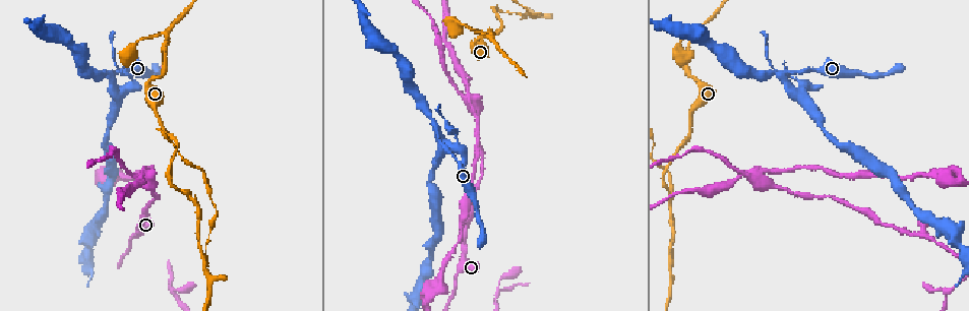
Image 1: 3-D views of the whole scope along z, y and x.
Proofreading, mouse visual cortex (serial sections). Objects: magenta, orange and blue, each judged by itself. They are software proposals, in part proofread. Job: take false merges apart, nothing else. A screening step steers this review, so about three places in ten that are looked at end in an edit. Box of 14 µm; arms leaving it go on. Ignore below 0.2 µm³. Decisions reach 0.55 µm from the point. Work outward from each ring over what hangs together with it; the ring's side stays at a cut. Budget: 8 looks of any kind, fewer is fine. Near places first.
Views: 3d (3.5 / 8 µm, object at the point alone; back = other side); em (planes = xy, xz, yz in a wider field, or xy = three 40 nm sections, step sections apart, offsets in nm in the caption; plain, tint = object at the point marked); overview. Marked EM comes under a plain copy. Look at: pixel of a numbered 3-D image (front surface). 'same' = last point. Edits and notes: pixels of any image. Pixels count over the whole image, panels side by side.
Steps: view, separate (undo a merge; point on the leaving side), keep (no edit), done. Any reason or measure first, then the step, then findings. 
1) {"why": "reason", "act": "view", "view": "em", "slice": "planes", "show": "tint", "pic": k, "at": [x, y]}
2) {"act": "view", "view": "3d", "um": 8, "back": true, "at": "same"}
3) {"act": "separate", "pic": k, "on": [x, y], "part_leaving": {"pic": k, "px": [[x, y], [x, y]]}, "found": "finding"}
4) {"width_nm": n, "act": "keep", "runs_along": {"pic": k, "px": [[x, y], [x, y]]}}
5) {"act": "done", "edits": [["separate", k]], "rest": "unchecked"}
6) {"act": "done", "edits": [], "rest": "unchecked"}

{"why": "sharp bend", "act": "view", "view": "3d", "um": 8, "pic": 1, "at": [670, 252]}

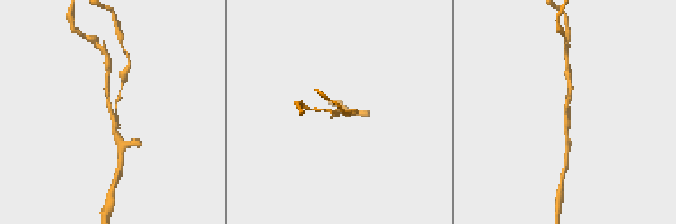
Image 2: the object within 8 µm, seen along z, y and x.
{"act": "view", "view": "3d", "um": 3.5, "pic": 2, "at": [110, 112]}

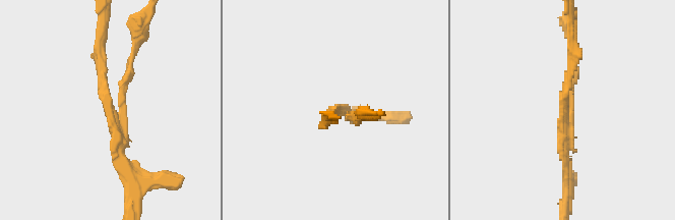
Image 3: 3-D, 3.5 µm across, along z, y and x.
{"why": "now the EM", "act": "view", "view": "em", "slice": "planes", "show": "tint", "pic": 3, "at": [336, 109]}

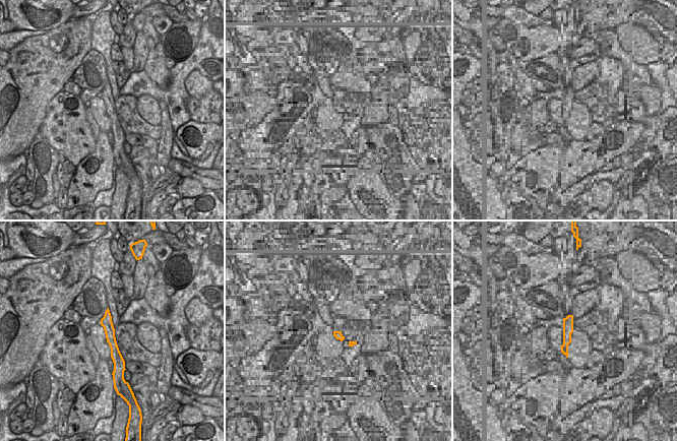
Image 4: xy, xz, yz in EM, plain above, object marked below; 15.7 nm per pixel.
{"arm_widths_nm": [100, 150, 150], "act": "separate", "pic": 3, "on": [128, 73], "found": "two cells meet here"}

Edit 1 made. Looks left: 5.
{"act": "view", "view": "overview"}

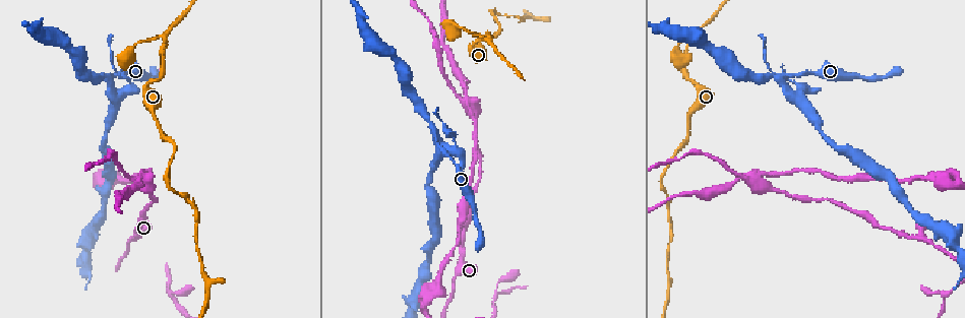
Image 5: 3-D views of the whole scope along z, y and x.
{"why": "sudden change in width", "act": "view", "view": "3d", "um": 3.5, "pic": 5, "at": [108, 77]}

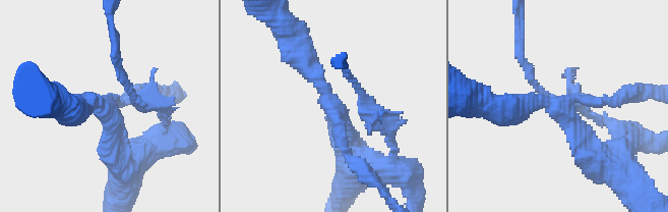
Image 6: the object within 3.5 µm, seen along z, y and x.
{"act": "keep", "runs_along": {"pic": 6, "px": [[622, 94], [567, 106], [602, 165]]}, "found": "continuous, no second cell"}

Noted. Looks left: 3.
{"act": "view", "view": "3d", "um": 3.5, "pic": 5, "at": [142, 177]}

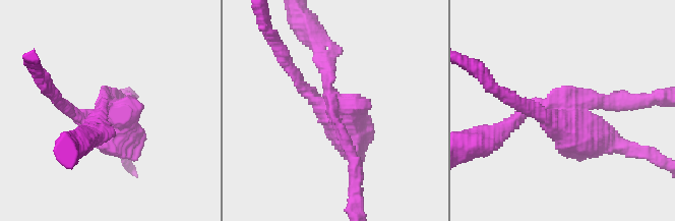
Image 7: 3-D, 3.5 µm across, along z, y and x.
{"why": "now the EM", "act": "view", "view": "em", "slice": "xy", "step": 2, "show": "tint", "pic": 7, "at": [577, 109]}

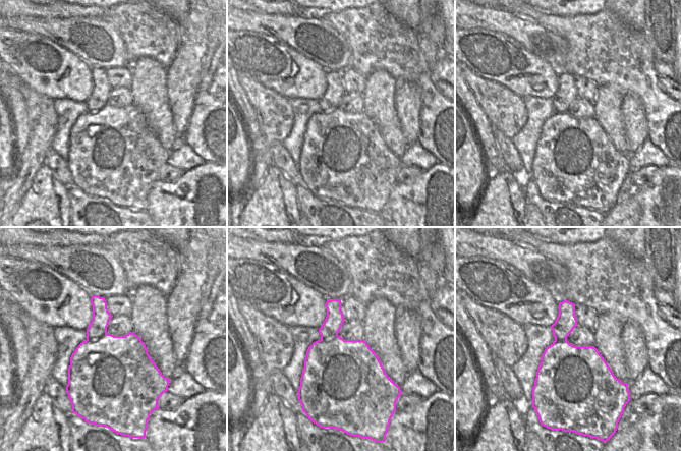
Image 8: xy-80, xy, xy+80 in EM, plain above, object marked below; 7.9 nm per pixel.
{"arm_widths_nm": [200, 200, 200, 200], "act": "separate", "pic": 7, "on": [513, 117], "found": "a second cell is stuck on"}

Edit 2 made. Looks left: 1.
{"act": "done", "edits": [["separate", 3], ["separate", 7]], "rest": "unchecked"}

